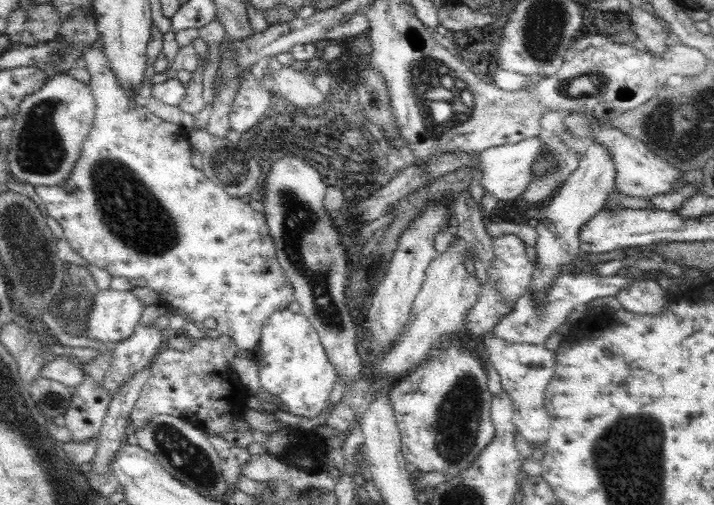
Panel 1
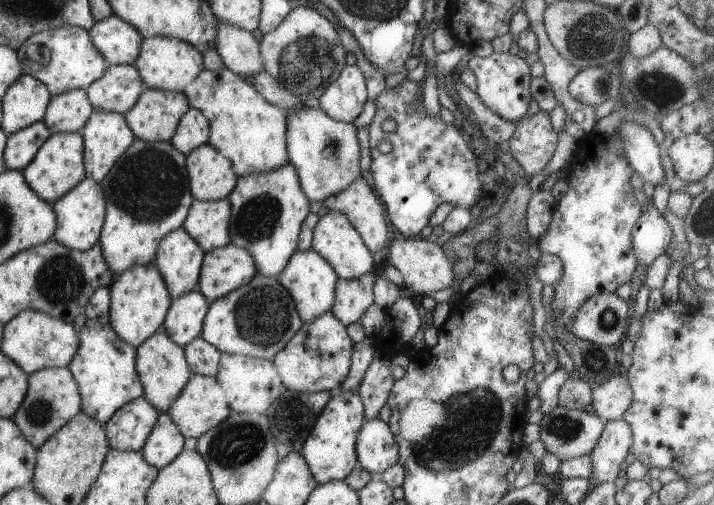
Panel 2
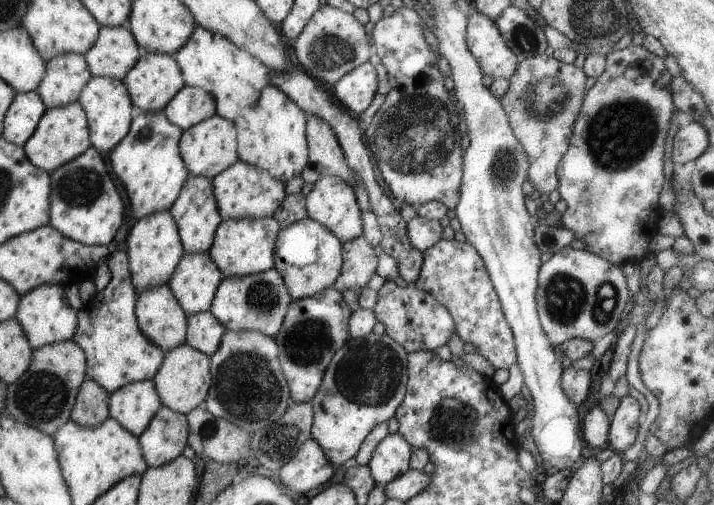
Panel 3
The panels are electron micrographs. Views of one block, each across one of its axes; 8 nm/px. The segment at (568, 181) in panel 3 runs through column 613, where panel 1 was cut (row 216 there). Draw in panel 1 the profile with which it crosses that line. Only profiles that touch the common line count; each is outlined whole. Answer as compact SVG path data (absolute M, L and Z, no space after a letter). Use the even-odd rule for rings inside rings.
M98 40L98 42L93 44L93 46L83 55L83 58L87 62L86 69L88 70L91 76L90 82L88 84L92 89L92 93L94 93L94 99L96 99L96 110L94 114L94 122L92 128L90 129L88 136L84 139L84 142L82 143L80 154L78 155L76 162L72 165L72 170L69 172L69 175L62 182L56 183L52 186L33 185L33 194L36 194L36 196L38 196L40 200L42 200L42 202L44 203L44 208L46 209L46 213L52 218L54 218L54 220L56 220L56 222L60 225L60 228L62 228L62 230L64 231L64 239L68 241L67 243L70 244L70 248L74 250L76 254L78 254L78 256L82 256L84 260L88 261L89 264L95 265L100 269L108 271L110 277L124 277L128 279L128 282L130 283L131 287L152 288L152 290L155 290L158 293L160 302L166 304L168 308L179 309L181 313L187 312L188 314L191 314L195 320L195 326L197 326L201 332L206 333L206 336L208 338L215 340L216 338L218 338L218 336L228 336L234 340L234 343L237 345L238 351L254 351L258 344L258 340L260 340L260 331L263 322L273 312L281 311L285 308L288 308L288 305L291 301L291 295L293 294L293 287L291 286L288 278L285 276L285 271L282 269L282 266L279 264L278 256L276 254L277 249L275 248L275 241L272 237L270 228L267 226L264 214L258 213L256 212L256 210L253 210L249 203L244 203L239 198L232 197L230 194L227 194L223 190L223 188L216 186L216 184L213 181L206 177L206 175L204 175L204 173L202 172L202 169L196 169L196 167L192 165L192 161L190 161L190 155L192 154L193 150L190 148L190 145L188 145L188 133L186 134L186 138L182 136L181 127L179 127L175 123L168 122L164 119L160 119L159 117L156 117L156 115L154 115L153 113L150 113L148 109L145 109L143 107L143 102L136 103L137 101L140 101L139 99L127 99L127 96L123 94L122 90L120 90L120 87L117 86L114 78L114 73L109 69L108 59L104 56L103 45L101 44L101 41Z

